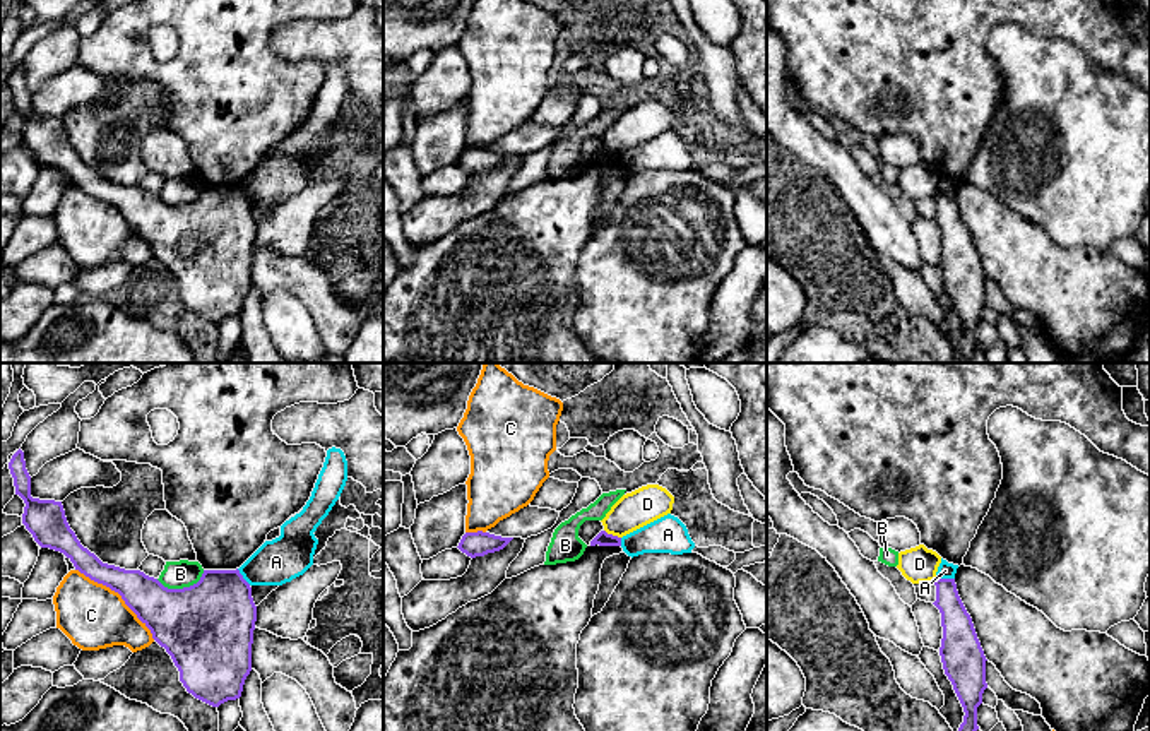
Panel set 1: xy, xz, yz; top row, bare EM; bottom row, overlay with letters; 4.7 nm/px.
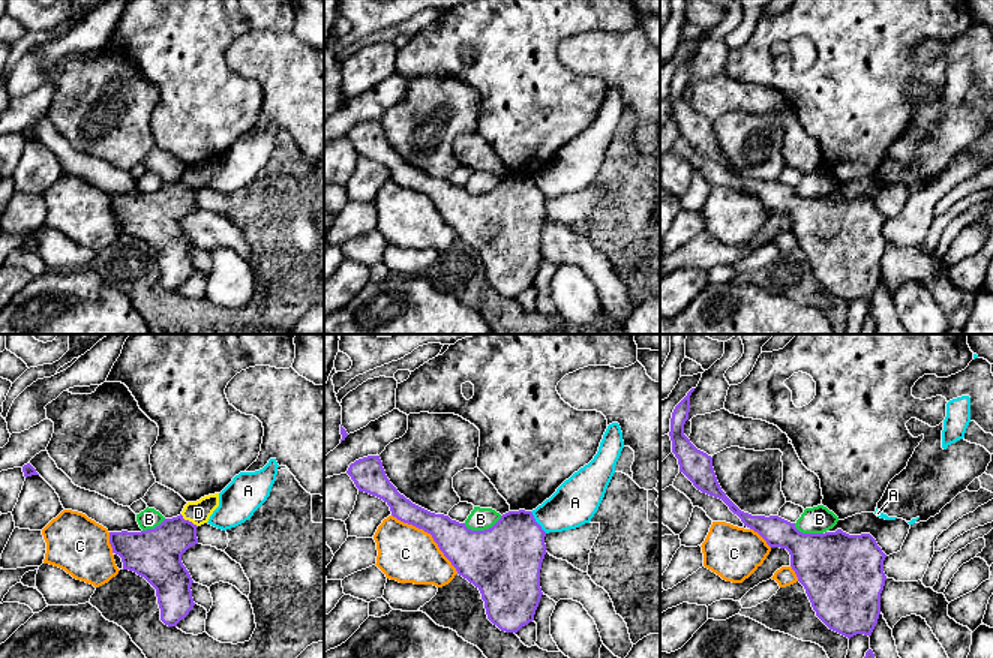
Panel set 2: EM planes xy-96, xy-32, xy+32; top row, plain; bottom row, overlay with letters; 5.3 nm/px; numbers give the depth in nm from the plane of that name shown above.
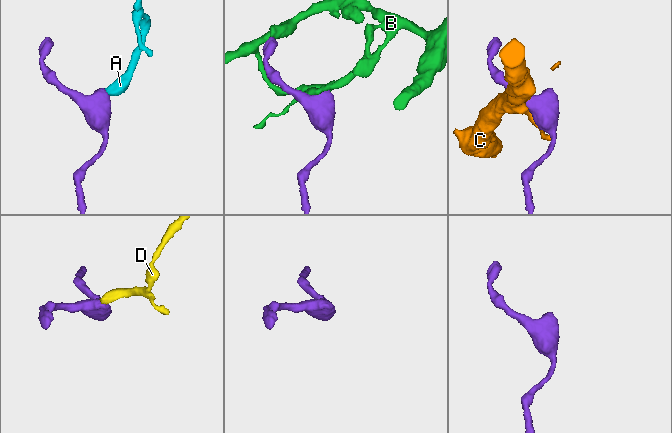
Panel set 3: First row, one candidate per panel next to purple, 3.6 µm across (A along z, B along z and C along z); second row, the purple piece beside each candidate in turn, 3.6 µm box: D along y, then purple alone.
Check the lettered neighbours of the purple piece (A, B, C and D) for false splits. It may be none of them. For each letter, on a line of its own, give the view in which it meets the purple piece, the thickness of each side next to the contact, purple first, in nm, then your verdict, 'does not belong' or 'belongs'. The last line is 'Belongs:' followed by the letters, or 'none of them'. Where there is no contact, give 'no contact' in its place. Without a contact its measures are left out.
A: yz | 150/80 nm | does not belong
B: xy | 440/130 nm | does not belong
C: xy | 240/300 nm | does not belong
D: xz | 70/170 nm | does not belong
Belongs: none of them

